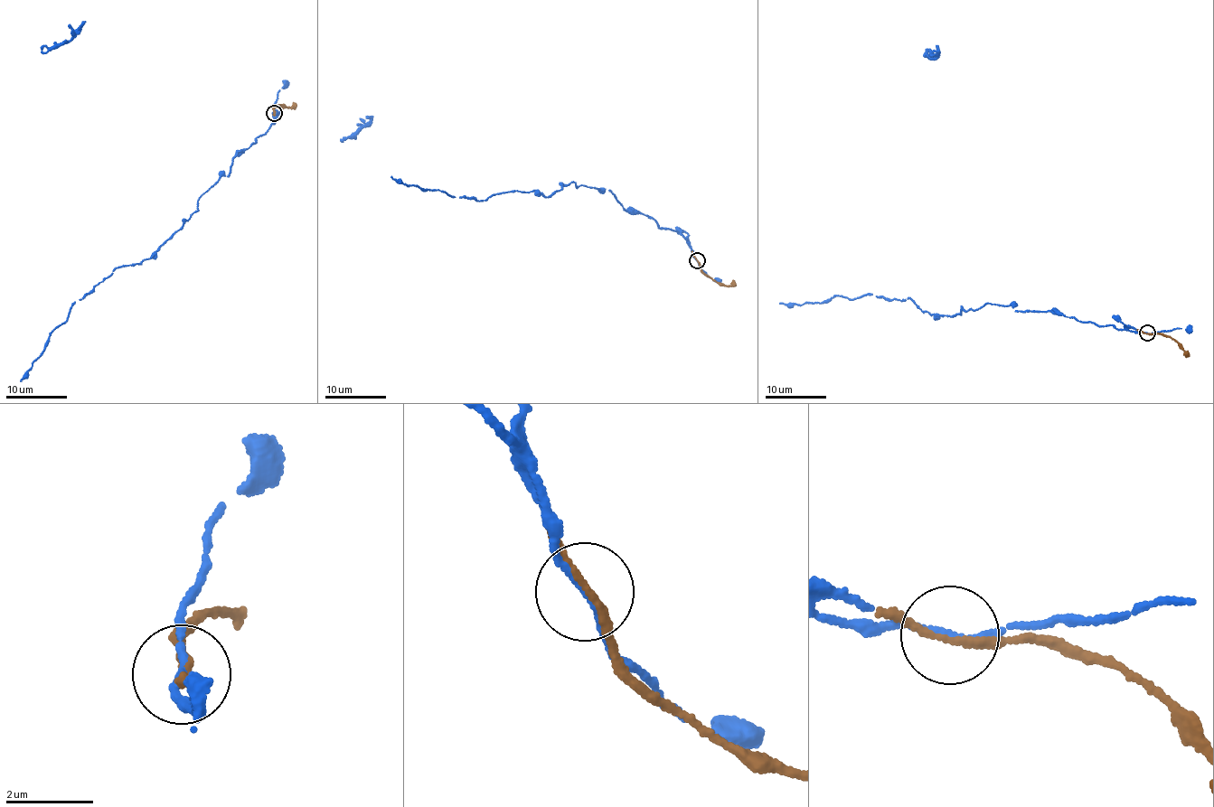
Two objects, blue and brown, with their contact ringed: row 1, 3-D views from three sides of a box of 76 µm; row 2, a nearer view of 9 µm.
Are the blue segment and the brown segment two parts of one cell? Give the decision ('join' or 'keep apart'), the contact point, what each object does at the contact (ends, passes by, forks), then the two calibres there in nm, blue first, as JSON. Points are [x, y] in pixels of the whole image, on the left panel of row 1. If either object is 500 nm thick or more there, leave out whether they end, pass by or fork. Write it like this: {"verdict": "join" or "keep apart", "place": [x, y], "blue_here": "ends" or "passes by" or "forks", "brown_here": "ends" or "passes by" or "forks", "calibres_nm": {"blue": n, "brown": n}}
{"verdict": "join", "place": [274, 113], "blue_here": "passes by", "brown_here": "passes by", "calibres_nm": {"blue": 120, "brown": 170}}

